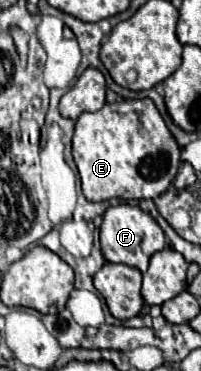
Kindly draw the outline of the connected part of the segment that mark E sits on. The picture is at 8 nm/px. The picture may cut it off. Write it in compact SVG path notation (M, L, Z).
M151 99L107 103L95 113L83 113L75 123L71 153L79 169L83 195L93 203L107 199L155 199L167 191L177 169L181 167L181 149Z

